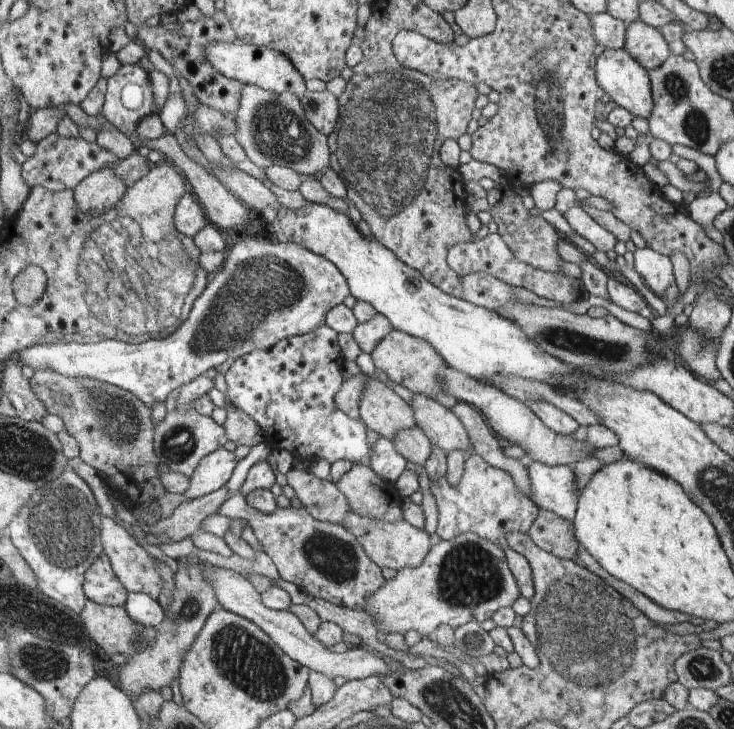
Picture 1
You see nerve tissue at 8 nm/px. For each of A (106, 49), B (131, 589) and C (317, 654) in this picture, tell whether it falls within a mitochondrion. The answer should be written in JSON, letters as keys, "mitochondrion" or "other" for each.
{"A":"other","B":"other","C":"other"}

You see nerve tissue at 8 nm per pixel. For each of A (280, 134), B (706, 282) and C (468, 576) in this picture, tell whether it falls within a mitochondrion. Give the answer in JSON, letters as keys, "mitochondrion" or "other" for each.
{"A":"mitochondrion","B":"other","C":"mitochondrion"}

